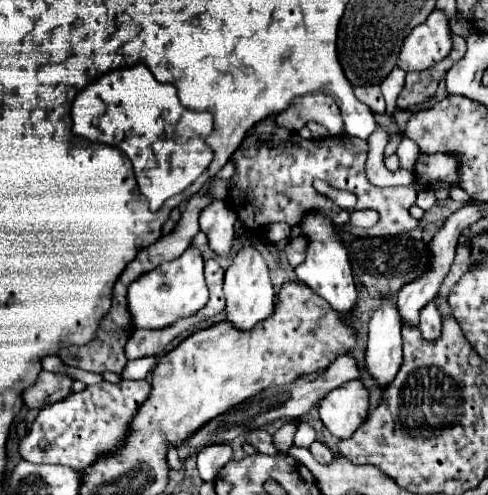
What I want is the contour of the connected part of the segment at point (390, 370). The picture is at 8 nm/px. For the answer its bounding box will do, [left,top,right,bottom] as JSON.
[366,299,402,387]

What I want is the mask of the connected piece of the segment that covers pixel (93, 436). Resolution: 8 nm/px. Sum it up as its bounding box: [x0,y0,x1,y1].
[20,381,150,471]

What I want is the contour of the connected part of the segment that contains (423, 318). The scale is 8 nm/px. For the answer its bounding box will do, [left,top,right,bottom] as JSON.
[418,303,442,341]

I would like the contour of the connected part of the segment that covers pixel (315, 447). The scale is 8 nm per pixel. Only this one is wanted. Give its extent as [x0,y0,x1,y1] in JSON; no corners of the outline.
[309,441,334,464]

